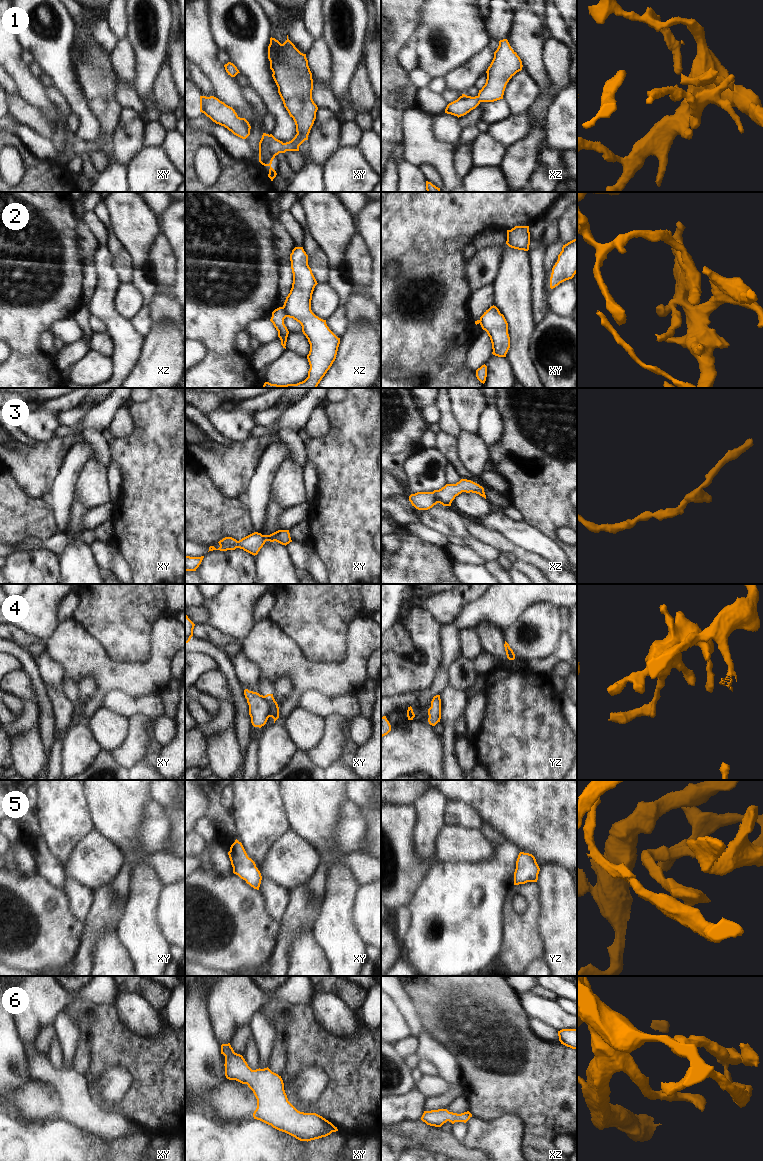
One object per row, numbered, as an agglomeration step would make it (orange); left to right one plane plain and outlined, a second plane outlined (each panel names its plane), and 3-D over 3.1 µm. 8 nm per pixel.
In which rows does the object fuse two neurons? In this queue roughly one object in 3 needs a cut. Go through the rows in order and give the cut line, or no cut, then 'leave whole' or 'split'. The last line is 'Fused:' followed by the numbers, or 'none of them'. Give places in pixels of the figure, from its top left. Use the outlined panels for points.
1: no cut; leave whole
2: cut in xz along (283, 306), (286, 316); split
3: no cut; leave whole
4: cut in xy along (263, 696), (268, 705), (269, 716); split
5: no cut; leave whole
6: no cut; leave whole
Fused: 2, 4

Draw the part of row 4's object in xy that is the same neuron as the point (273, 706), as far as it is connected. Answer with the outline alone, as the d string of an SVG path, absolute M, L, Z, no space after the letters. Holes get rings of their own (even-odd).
M267 694L264 698L269 705L269 717L272 717L275 723L275 721L279 718L278 704L274 699L273 694Z

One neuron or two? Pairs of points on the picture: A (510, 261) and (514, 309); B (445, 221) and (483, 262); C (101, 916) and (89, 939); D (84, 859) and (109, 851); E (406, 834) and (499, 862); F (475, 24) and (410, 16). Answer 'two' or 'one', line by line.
A: one
B: two
C: one
D: one
E: two
F: two

